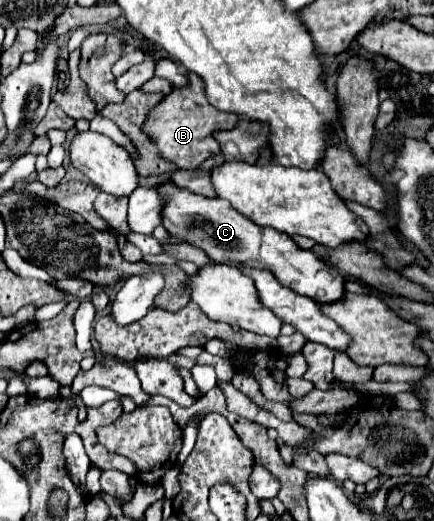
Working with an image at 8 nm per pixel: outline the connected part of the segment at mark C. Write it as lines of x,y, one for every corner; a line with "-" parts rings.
165,183
159,191
165,197
163,227
175,239
203,249
215,263
227,263
235,267
265,267
275,273
279,283
299,295
311,297
317,303
327,305
343,299
345,277
339,271
329,269
327,263
317,259
313,251
299,249
289,235
255,225
223,199
207,199
173,183

